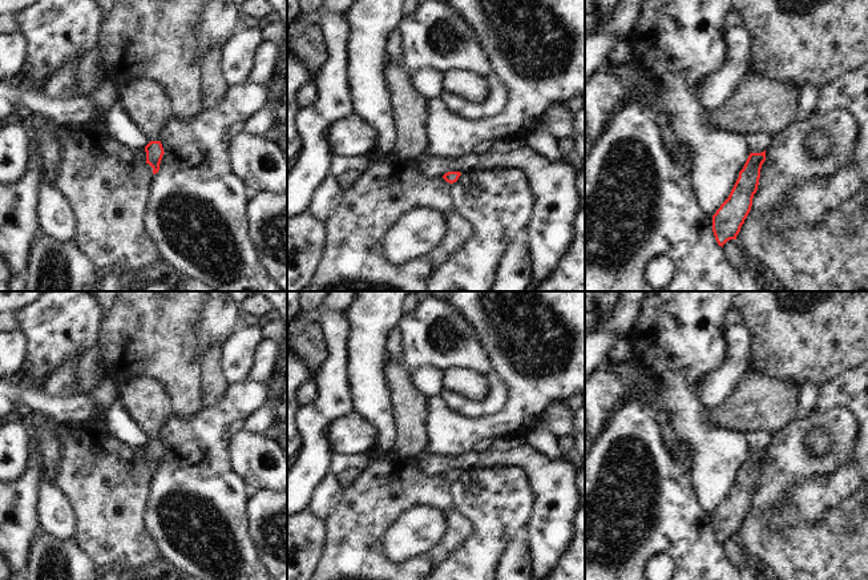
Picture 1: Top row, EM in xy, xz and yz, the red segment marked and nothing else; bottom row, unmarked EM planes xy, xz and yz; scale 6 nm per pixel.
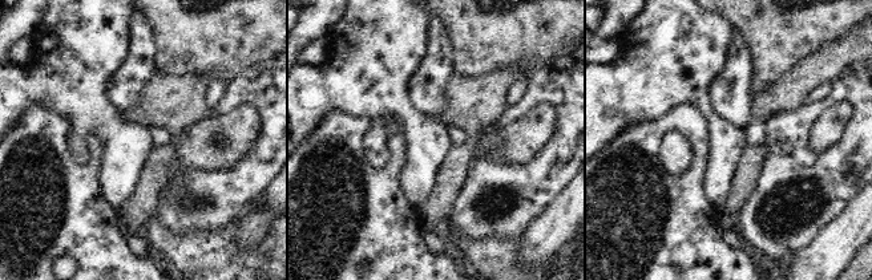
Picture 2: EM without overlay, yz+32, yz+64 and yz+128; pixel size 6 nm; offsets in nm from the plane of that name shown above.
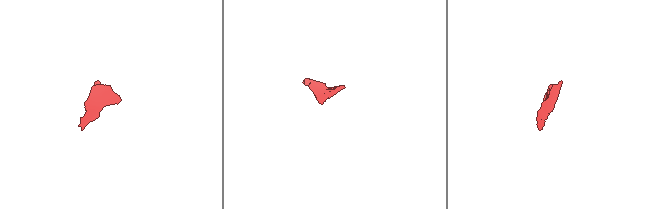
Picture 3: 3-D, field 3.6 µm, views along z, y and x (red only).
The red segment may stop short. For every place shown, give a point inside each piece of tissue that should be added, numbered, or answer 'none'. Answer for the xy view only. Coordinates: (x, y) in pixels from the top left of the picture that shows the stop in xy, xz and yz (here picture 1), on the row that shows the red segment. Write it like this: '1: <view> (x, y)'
1: xy (145, 101)

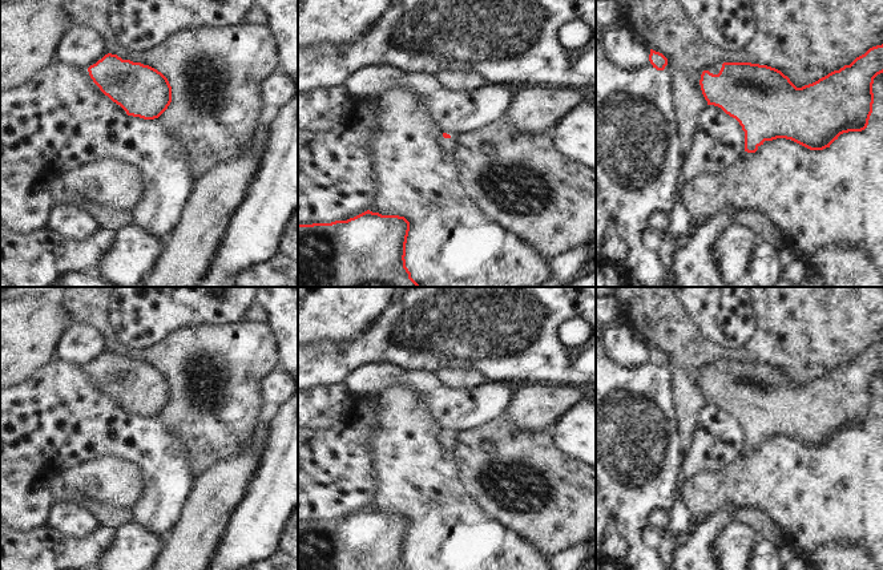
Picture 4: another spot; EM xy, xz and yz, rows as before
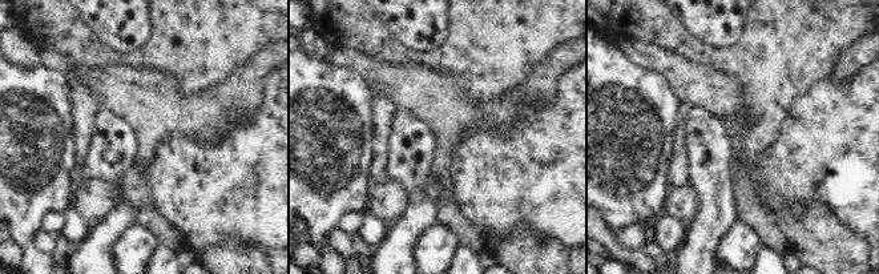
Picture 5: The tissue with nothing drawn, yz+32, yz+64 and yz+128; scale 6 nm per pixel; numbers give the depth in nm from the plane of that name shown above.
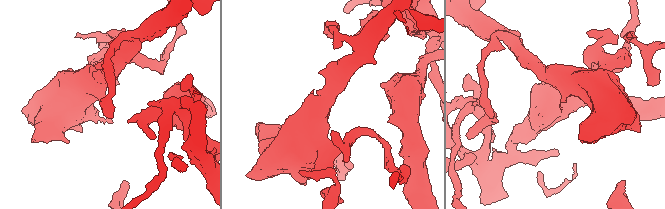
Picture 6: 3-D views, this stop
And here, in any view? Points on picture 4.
1: xz (448, 145)

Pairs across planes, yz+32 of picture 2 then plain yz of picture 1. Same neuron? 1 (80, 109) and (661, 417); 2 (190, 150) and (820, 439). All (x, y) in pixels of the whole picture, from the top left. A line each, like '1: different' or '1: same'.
1: different
2: different

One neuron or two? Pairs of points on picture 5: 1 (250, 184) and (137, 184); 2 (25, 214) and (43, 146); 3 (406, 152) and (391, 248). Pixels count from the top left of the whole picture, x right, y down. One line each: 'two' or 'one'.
1: one
2: one
3: one

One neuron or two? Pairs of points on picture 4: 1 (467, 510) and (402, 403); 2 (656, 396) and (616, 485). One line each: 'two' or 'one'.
1: one
2: one

